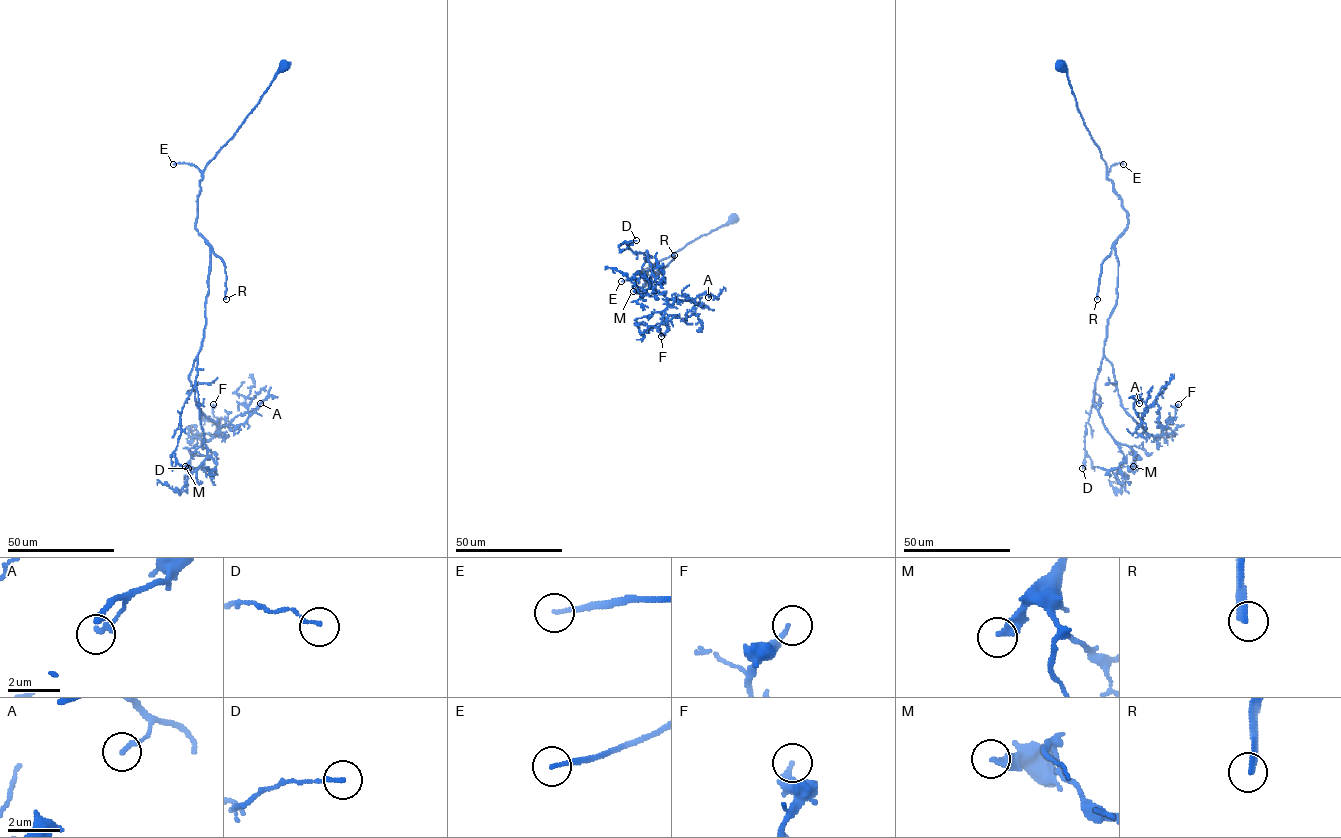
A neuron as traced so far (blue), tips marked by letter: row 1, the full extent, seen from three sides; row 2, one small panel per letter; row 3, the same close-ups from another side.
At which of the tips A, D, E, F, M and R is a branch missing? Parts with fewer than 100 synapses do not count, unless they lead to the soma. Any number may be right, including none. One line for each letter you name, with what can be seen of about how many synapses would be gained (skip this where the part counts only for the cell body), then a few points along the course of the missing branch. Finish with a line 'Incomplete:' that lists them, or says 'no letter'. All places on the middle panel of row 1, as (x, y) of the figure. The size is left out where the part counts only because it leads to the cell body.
E: 200 synapses
M: 450 synapses; course (633, 291), (601, 315), (592, 311), (588, 328)
R: 1000 synapses; course (674, 255), (664, 232), (685, 221), (703, 234), (733, 270), (742, 272), (765, 263), (760, 270)
Incomplete: E, M, R

